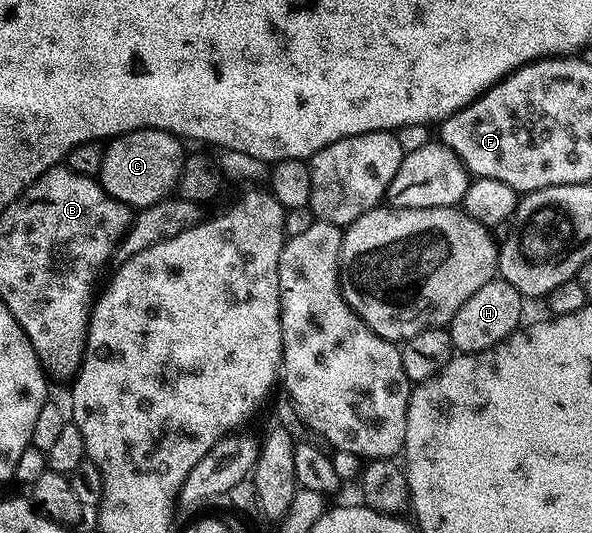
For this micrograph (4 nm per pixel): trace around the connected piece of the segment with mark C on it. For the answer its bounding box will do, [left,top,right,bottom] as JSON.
[100,127,183,209]

